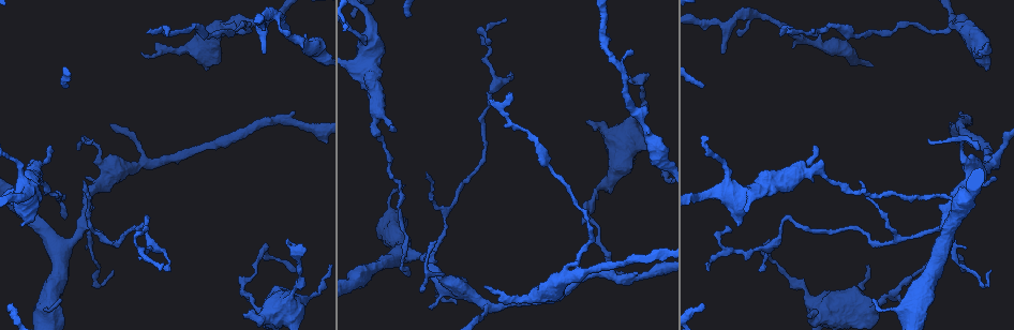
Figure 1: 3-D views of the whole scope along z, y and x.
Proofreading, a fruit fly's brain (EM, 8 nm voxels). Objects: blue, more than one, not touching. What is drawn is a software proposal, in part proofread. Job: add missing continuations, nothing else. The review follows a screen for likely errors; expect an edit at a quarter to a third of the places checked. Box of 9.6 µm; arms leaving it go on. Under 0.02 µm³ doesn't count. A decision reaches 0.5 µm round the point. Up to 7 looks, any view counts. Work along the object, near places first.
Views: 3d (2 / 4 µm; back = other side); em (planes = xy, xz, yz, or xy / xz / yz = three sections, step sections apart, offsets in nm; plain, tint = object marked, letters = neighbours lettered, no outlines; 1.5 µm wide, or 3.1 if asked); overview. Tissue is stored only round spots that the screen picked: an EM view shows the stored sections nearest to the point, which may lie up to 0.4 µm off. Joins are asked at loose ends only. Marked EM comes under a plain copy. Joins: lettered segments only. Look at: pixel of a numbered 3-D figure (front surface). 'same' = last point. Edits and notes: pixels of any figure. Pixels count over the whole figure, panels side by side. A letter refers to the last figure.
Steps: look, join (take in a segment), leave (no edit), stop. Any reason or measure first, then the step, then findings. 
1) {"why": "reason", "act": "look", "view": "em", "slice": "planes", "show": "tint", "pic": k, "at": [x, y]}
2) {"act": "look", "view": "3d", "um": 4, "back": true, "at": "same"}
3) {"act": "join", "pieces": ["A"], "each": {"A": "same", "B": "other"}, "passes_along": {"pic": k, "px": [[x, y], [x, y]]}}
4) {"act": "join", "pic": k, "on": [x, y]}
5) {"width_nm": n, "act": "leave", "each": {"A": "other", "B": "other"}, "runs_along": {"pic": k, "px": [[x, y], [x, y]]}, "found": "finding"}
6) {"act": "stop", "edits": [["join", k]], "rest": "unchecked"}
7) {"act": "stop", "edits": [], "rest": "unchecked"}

{"why": "branch stops here", "act": "look", "view": "3d", "um": 2, "pic": 1, "at": [148, 225]}

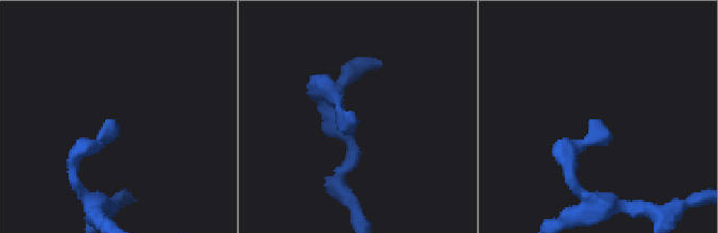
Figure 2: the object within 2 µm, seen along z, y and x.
{"act": "look", "view": "em", "slice": "xz", "step": 8, "show": "letters", "pic": 2, "at": [111, 121]}

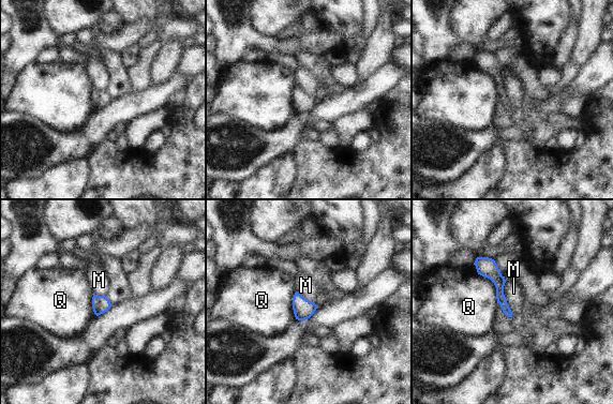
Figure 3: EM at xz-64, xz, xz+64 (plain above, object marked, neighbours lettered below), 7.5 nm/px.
{"act": "leave", "each": {"M": "other", "Q": "other"}, "border": {"pic": 3, "px": [[478, 273], [493, 283], [497, 302]]}, "found": "none of them fits"}

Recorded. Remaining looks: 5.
{"why": "branch stops here", "act": "look", "view": "em", "slice": "planes", "show": "letters", "pic": 1, "at": [737, 223]}

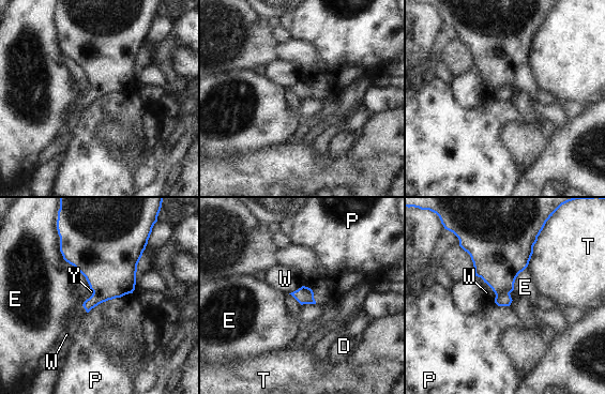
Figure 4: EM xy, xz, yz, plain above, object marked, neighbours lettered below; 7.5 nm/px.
{"act": "join", "pieces": ["Y"], "each": {"D": "other", "E": "other", "P": "other", "T": "other", "W": "other", "Y": "same"}, "passes_along": {"pic": 4, "px": [[106, 283], [84, 307], [73, 324]]}, "found": "the cell continues"}

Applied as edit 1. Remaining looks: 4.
{"act": "look", "view": "3d", "um": 4, "pic": 1, "at": [404, 185]}

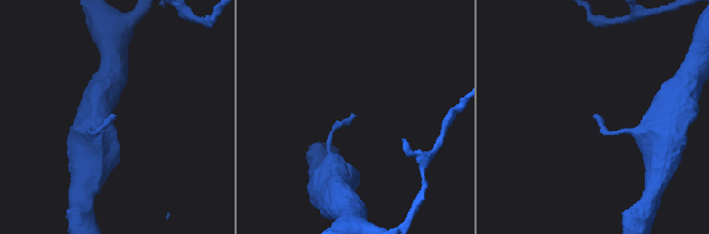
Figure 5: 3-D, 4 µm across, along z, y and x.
{"why": "shape alone is not enough", "act": "look", "view": "em", "slice": "planes", "show": "letters", "pic": 5, "at": [352, 116]}

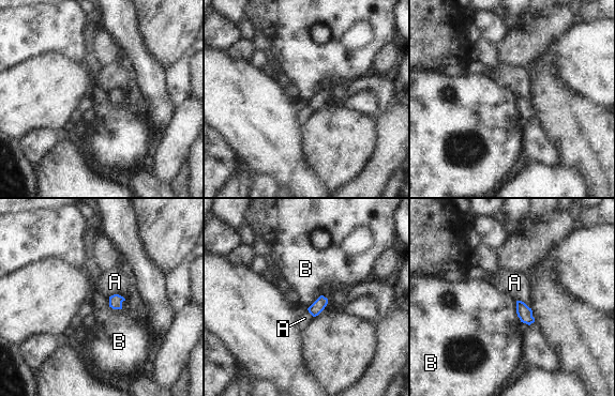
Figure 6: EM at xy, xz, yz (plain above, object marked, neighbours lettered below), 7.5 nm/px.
{"longest_contact_nm": ["A", 190], "act": "leave", "each": {"A": "other", "B": "other"}, "border": {"pic": 6, "px": [[108, 296], [108, 304], [121, 309]]}, "found": "none of them fits"}

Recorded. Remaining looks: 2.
{"act": "stop", "edits": [["join", 4]], "rest": "unchecked"}

